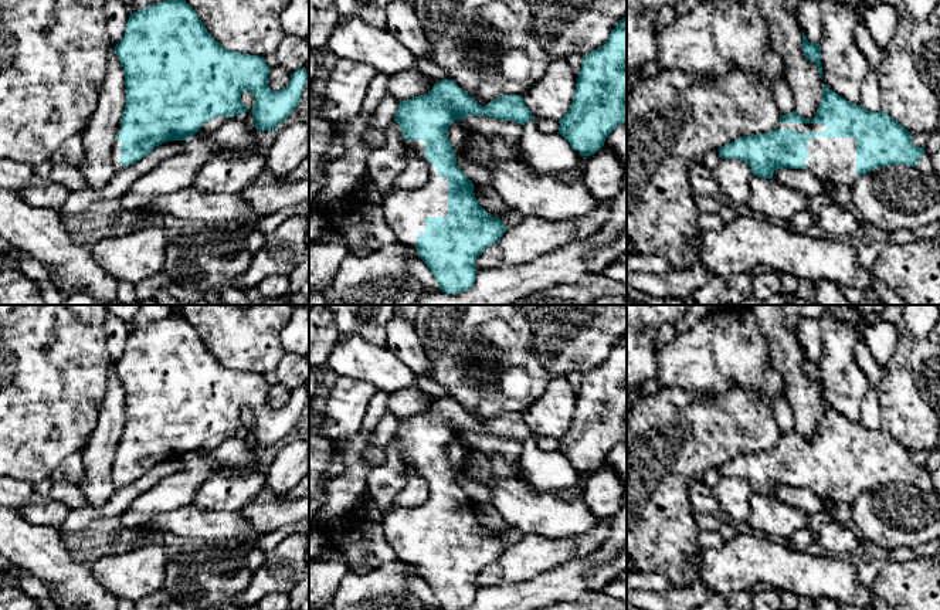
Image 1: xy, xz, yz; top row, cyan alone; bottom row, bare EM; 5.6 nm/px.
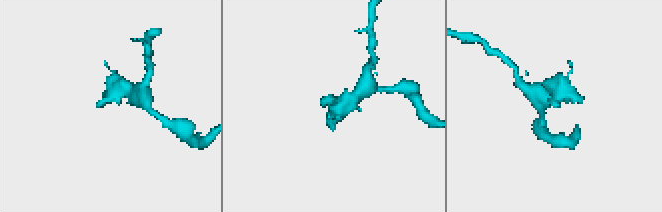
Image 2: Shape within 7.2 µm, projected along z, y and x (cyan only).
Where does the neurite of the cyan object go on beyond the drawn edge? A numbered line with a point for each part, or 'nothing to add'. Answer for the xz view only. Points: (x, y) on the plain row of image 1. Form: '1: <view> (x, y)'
1: xz (404, 529)

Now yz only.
1: yz (835, 475)

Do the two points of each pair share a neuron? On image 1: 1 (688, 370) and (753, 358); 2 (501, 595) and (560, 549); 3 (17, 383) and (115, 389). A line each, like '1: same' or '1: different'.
1: same
2: different
3: different

